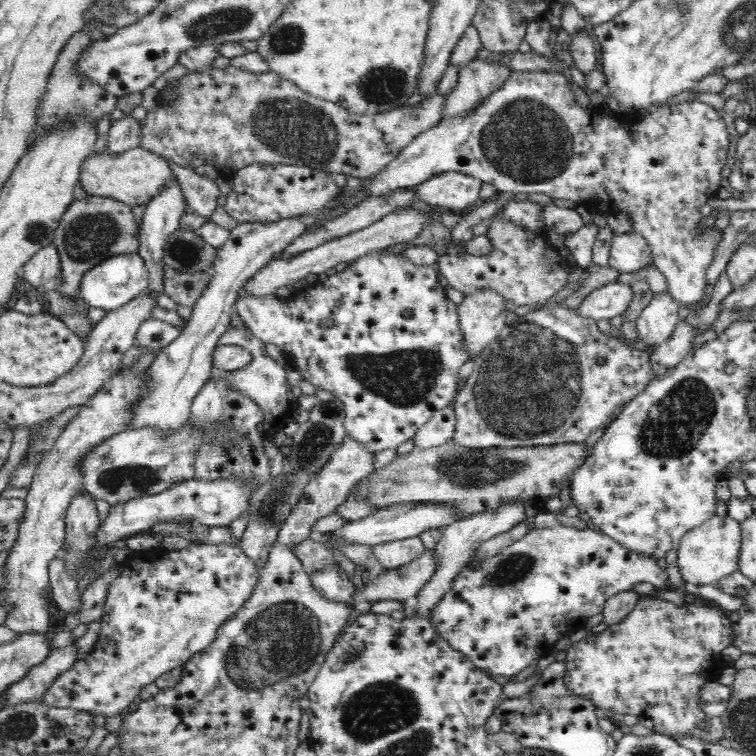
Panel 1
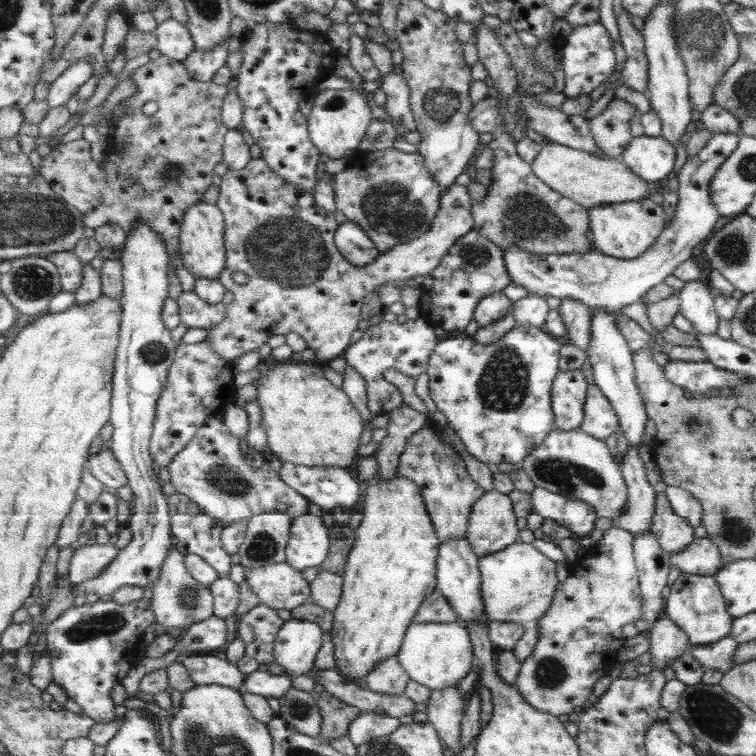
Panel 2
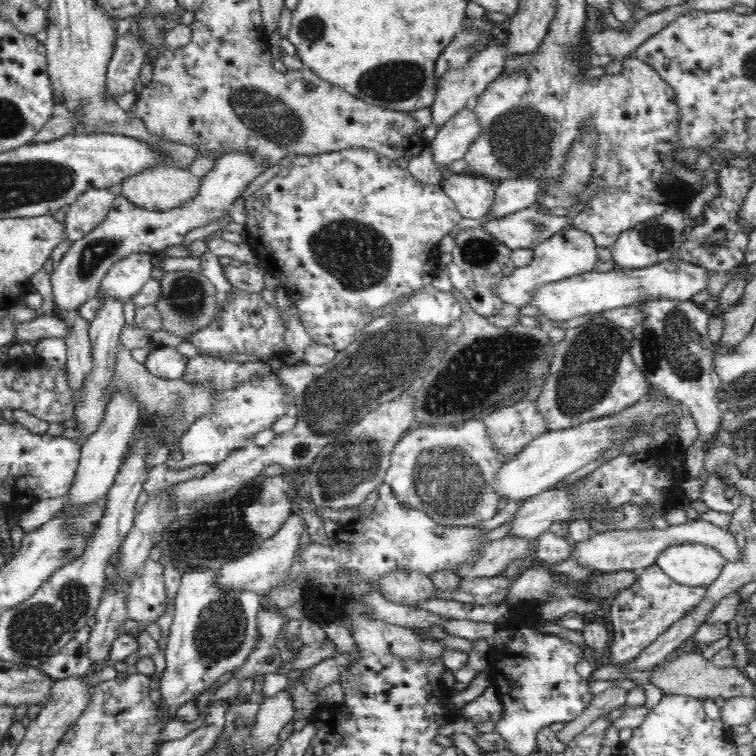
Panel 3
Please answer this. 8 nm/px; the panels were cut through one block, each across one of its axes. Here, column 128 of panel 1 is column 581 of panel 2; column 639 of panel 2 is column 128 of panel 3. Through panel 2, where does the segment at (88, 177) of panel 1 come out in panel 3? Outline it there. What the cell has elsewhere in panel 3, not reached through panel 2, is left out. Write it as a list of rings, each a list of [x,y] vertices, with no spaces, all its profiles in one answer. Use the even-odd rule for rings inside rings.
[[[157,167],[142,172],[140,175],[128,178],[120,184],[121,195],[130,200],[135,206],[146,211],[169,212],[182,209],[186,204],[193,202],[200,193],[201,179],[192,176],[188,169]]]

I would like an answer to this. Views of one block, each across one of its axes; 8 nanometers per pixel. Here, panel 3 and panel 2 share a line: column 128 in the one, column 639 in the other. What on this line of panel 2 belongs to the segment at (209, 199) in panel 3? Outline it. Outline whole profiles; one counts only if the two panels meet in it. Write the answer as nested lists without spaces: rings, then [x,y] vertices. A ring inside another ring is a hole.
[[[648,199],[599,205],[588,210],[588,227],[595,250],[611,258],[625,261],[638,258],[664,227],[662,207]]]

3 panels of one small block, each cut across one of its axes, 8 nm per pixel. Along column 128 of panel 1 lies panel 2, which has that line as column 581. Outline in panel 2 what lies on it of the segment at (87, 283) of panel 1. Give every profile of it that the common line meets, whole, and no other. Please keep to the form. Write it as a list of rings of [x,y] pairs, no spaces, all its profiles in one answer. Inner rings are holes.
[[[711,133],[709,141],[697,155],[681,166],[677,174],[677,208],[668,225],[663,227],[659,236],[638,256],[631,260],[621,260],[605,256],[597,250],[564,255],[534,255],[513,245],[502,251],[505,274],[510,283],[527,289],[538,297],[571,299],[582,302],[590,310],[605,309],[610,313],[620,312],[620,308],[637,302],[645,291],[656,284],[663,283],[665,277],[683,261],[692,256],[692,248],[707,239],[716,226],[720,214],[709,200],[707,185],[717,167],[731,155],[742,134]]]

